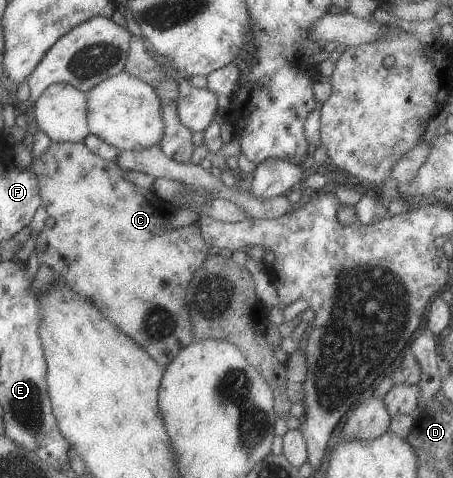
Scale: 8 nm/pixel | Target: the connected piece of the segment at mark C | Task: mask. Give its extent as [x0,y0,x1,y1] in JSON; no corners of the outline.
[31,142,210,368]

